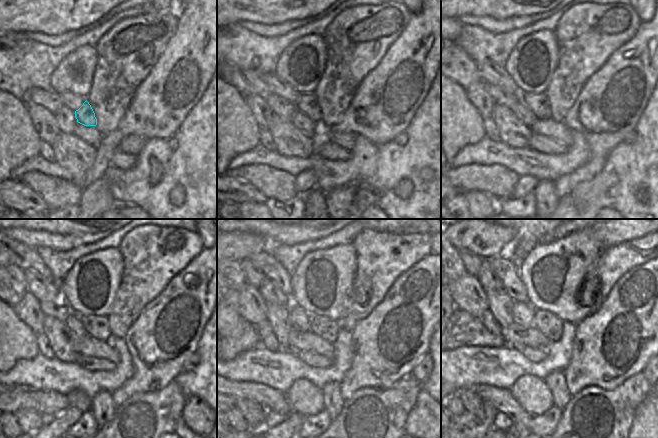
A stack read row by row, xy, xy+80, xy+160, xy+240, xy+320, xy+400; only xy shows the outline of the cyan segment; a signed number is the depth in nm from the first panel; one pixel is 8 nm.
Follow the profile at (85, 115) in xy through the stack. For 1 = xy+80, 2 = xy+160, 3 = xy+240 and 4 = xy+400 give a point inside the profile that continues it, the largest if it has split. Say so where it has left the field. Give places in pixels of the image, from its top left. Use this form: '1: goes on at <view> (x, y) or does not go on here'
1: goes on at xy+80 (307, 104)
2: goes on at xy+160 (538, 103)
3: goes on at xy+240 (96, 326)
4: goes on at xy+400 (546, 322)

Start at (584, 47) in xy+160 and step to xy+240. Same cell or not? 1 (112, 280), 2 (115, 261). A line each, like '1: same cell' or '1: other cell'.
1: other cell
2: other cell

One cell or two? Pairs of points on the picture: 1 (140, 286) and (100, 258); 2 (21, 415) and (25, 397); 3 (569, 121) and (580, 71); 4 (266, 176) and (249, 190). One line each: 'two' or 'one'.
1: two
2: two
3: two
4: two

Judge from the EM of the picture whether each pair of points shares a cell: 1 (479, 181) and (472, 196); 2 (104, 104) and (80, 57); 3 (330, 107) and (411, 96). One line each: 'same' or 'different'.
1: different
2: different
3: different

